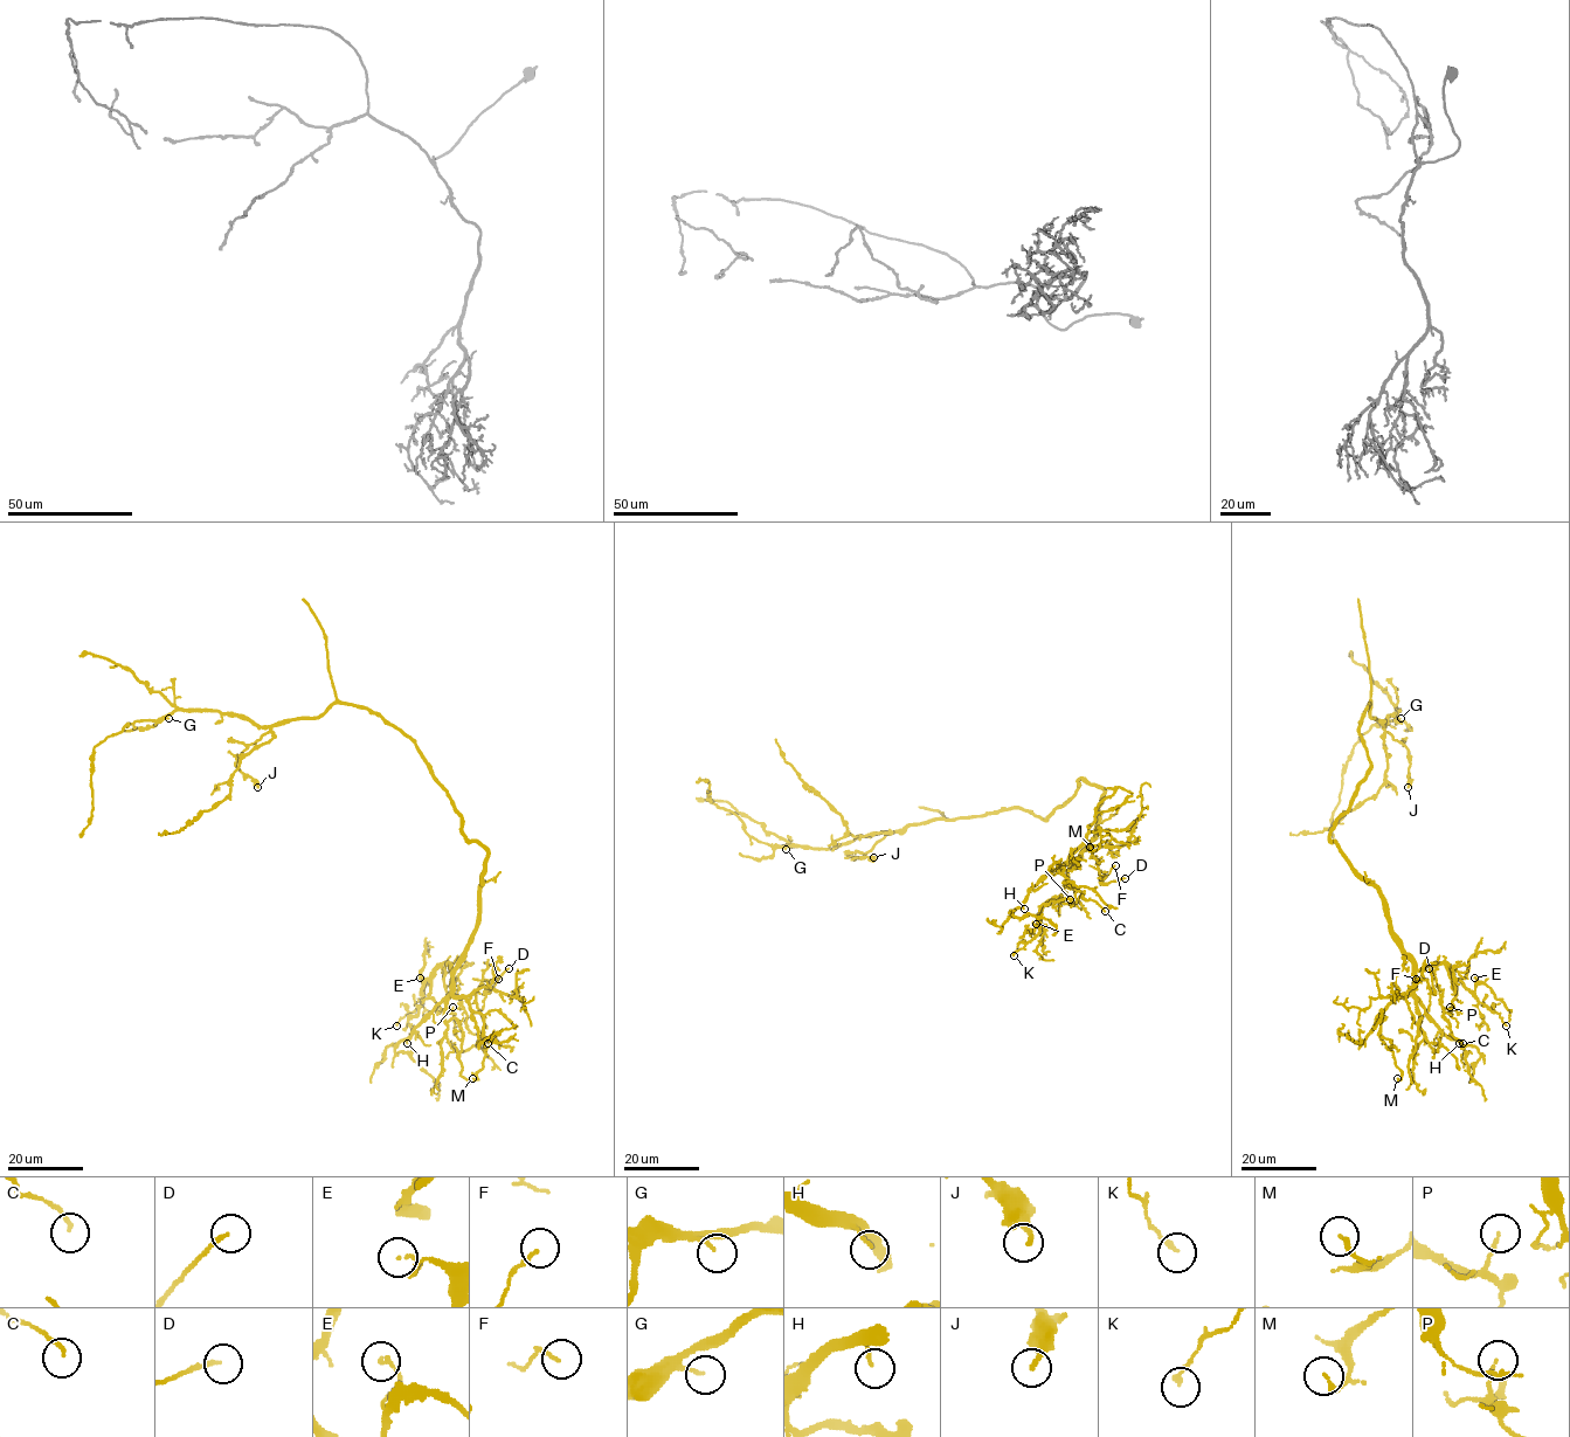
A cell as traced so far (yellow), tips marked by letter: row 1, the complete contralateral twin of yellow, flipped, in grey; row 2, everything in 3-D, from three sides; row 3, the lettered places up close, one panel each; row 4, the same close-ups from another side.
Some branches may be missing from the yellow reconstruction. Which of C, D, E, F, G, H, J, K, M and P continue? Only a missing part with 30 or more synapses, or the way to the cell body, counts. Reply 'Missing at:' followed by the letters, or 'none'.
Missing at: none

